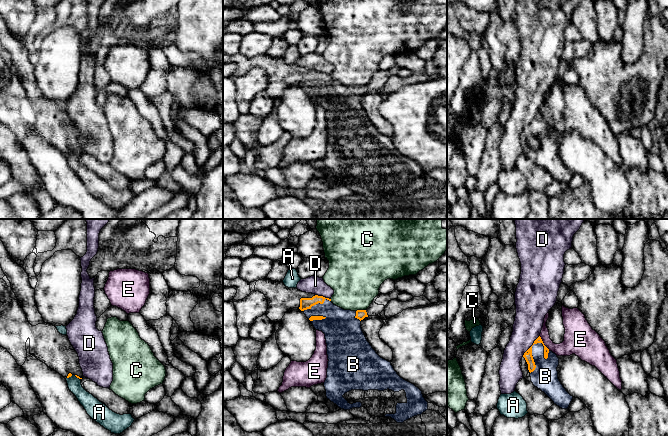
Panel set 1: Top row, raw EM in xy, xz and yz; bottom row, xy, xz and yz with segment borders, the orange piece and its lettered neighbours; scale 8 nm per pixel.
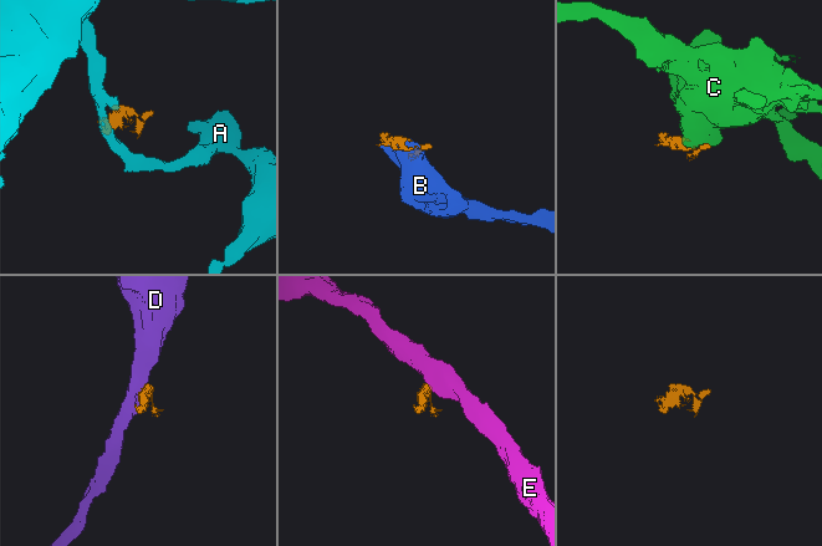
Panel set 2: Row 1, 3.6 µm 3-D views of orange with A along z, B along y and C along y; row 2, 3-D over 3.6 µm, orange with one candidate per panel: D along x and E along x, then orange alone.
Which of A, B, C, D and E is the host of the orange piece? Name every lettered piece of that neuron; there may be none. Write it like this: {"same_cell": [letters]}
{"same_cell": ["B"]}

